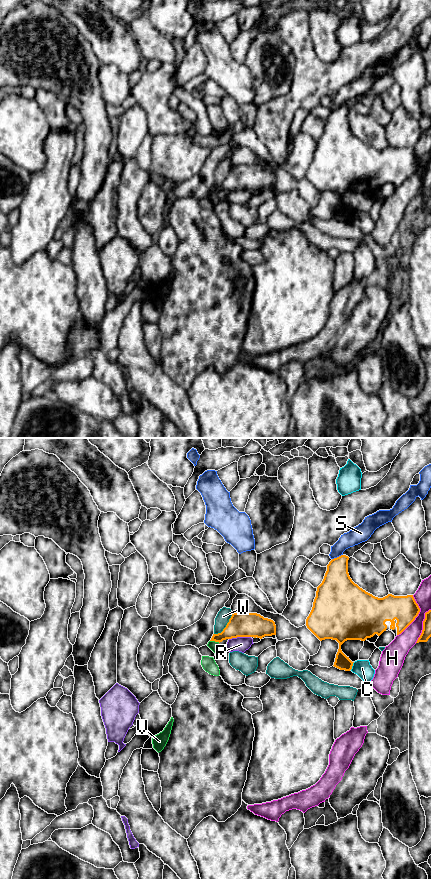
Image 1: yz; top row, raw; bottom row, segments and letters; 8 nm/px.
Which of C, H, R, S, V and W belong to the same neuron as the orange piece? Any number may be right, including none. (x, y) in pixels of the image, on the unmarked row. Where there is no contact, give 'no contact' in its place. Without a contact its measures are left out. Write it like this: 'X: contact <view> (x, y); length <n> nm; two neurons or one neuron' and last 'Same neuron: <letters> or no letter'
C: contact yz (352, 217); length 70 nm; two neurons
H: contact yz (417, 167); length 360 nm; two neurons
R: contact yz (239, 188); length 180 nm; two neurons
S: contact yz (337, 109); length 100 nm; two neurons
V: contact yz (215, 193); length 80 nm; two neurons
W: contact yz (226, 178); length 240 nm; two neurons
Same neuron: no letter

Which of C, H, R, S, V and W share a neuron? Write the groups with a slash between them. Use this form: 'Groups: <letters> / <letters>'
Groups: C / H / R / S / V / W

